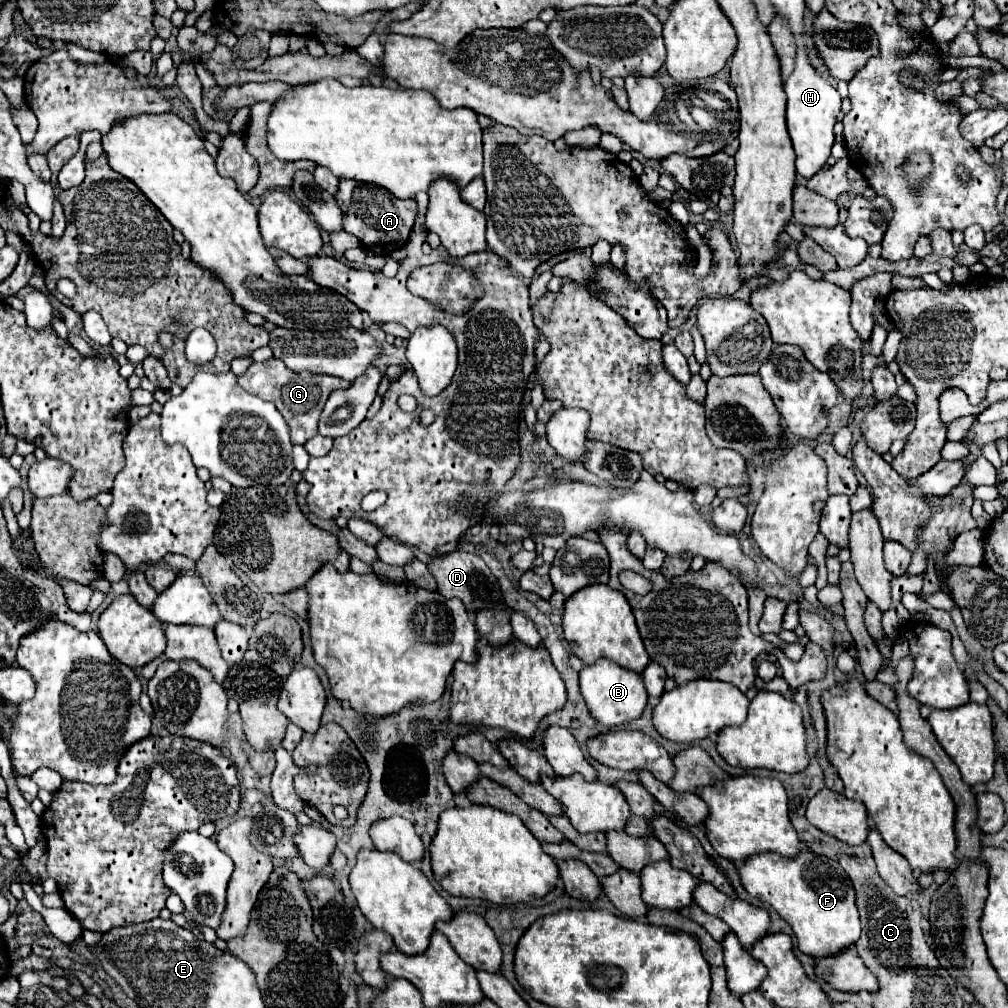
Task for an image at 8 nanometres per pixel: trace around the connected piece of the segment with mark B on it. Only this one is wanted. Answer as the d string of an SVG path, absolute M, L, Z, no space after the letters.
M599 658L595 664L583 666L583 670L579 672L579 684L581 684L581 694L587 702L589 712L593 714L593 718L597 722L605 724L607 728L621 726L621 724L627 724L627 722L639 718L647 704L647 692L645 692L641 674L621 668L619 664L615 664L607 658Z

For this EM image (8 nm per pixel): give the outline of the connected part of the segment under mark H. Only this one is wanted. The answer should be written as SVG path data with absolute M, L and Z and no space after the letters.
M797 50L797 64L793 74L785 82L785 92L787 92L787 130L797 154L795 162L797 174L809 180L823 168L823 164L831 156L831 146L835 142L833 126L841 112L841 96L835 90L835 86L831 86L815 72L815 68L809 64L807 56L801 50Z

